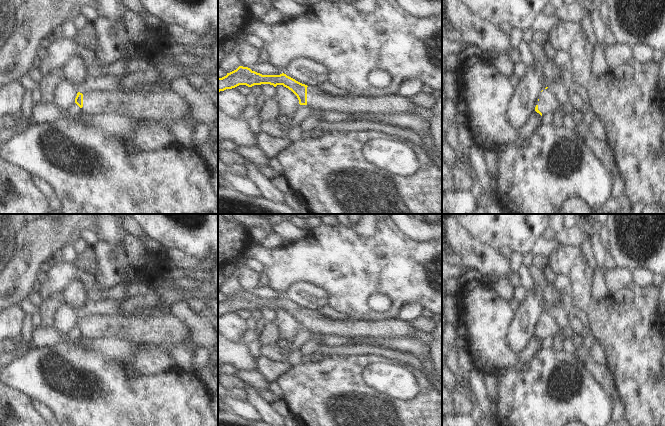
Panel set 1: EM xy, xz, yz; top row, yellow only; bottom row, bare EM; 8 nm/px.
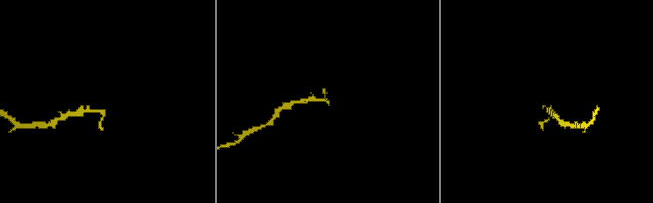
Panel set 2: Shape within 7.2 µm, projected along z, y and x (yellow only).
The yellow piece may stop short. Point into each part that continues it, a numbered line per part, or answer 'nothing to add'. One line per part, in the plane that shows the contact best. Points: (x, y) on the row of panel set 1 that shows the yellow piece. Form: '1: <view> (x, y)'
1: xz (316, 99)

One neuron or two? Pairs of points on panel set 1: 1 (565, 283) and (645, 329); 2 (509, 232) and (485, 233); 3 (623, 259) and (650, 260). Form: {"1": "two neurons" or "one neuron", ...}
{"1": "two neurons", "2": "one neuron", "3": "one neuron"}

